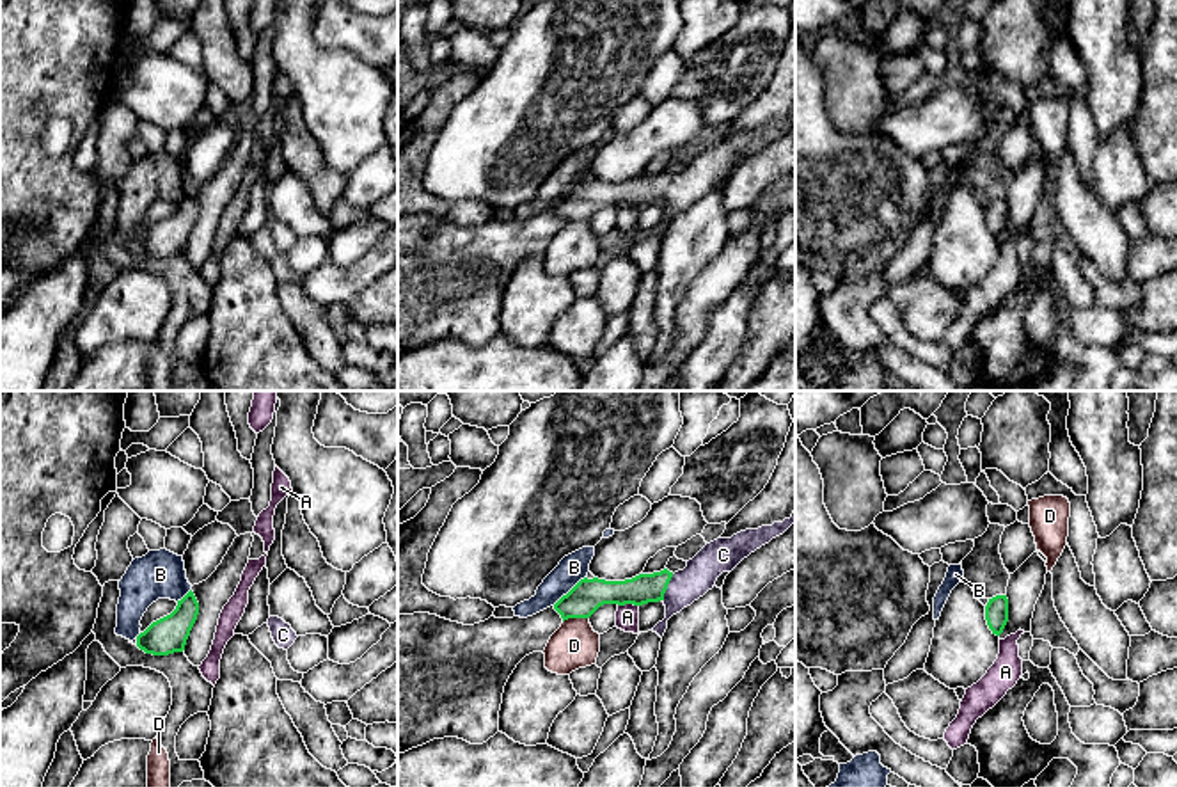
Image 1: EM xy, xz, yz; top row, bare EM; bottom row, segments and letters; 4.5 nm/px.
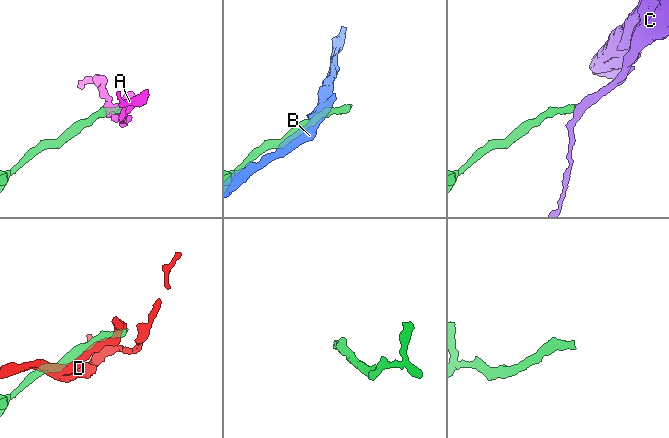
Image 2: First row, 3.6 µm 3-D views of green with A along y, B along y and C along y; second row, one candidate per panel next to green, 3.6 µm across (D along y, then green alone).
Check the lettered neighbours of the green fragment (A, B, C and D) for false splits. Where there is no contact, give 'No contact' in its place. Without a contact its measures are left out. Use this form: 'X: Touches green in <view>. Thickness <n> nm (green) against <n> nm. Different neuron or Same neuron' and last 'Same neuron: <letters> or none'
A: Touches green in xz. Thickness 150 nm (green) against 110 nm. Different neuron
B: Touches green in xz. Thickness 150 nm (green) against 130 nm. Different neuron
C: Touches green in xz. Thickness 140 nm (green) against 150 nm. Same neuron
D: Touches green in xz. Thickness 150 nm (green) against 220 nm. Different neuron
Same neuron: C

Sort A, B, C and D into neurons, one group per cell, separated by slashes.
A / B / C / D

